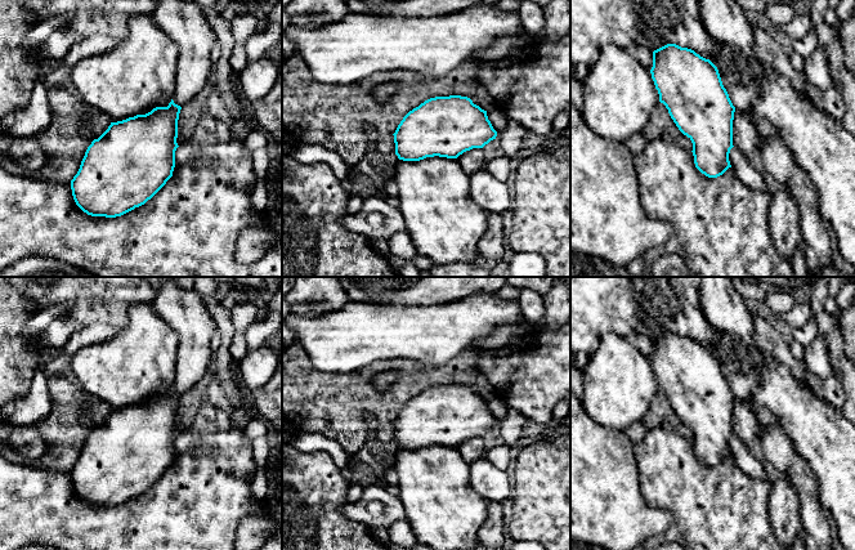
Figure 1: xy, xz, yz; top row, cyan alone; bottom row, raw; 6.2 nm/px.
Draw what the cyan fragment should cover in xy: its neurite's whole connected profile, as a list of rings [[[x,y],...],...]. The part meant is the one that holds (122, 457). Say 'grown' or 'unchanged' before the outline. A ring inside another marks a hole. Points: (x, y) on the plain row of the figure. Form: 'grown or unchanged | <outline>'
unchanged | [[[171,388],[167,395],[156,395],[146,403],[111,411],[88,435],[71,469],[76,493],[91,505],[116,506],[151,488],[173,465],[180,398]]]

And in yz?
unchanged | [[[667,332],[653,340],[652,367],[679,419],[693,431],[695,456],[708,466],[729,456],[735,395],[717,356],[694,339]]]

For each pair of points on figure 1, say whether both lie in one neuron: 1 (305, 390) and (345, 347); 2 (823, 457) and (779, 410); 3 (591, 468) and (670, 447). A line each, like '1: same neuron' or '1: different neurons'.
1: different neurons
2: same neuron
3: different neurons

